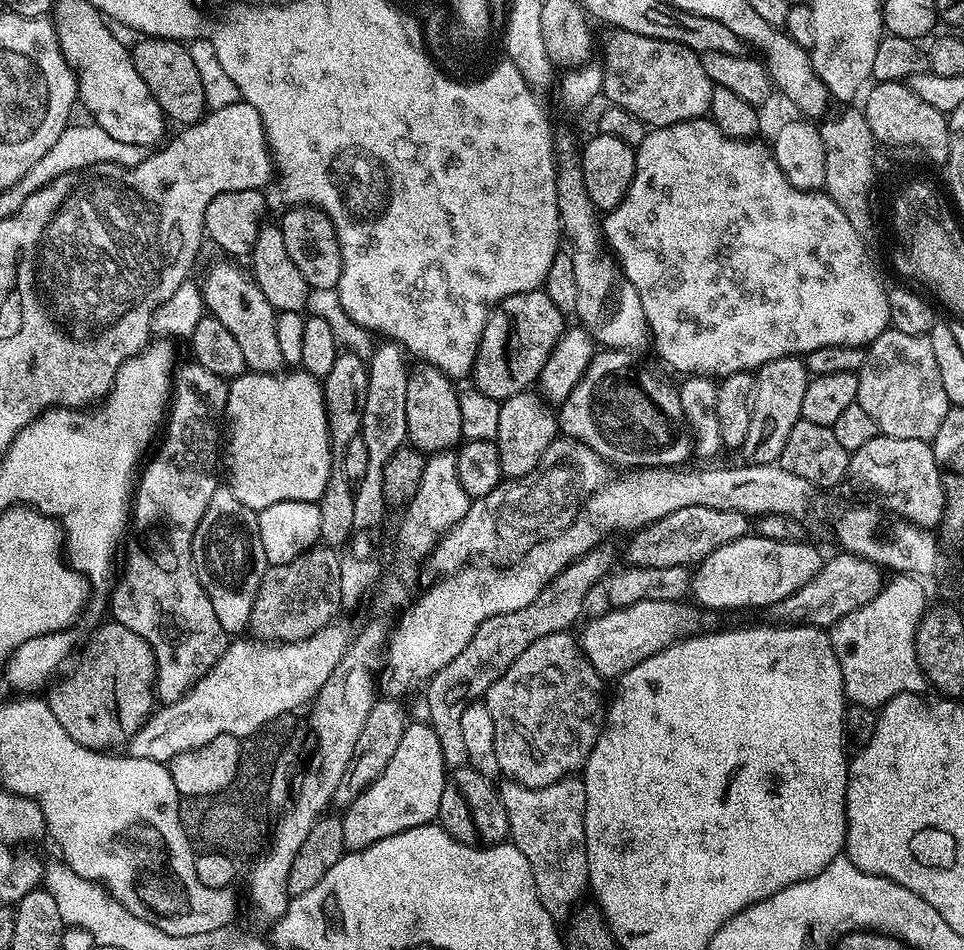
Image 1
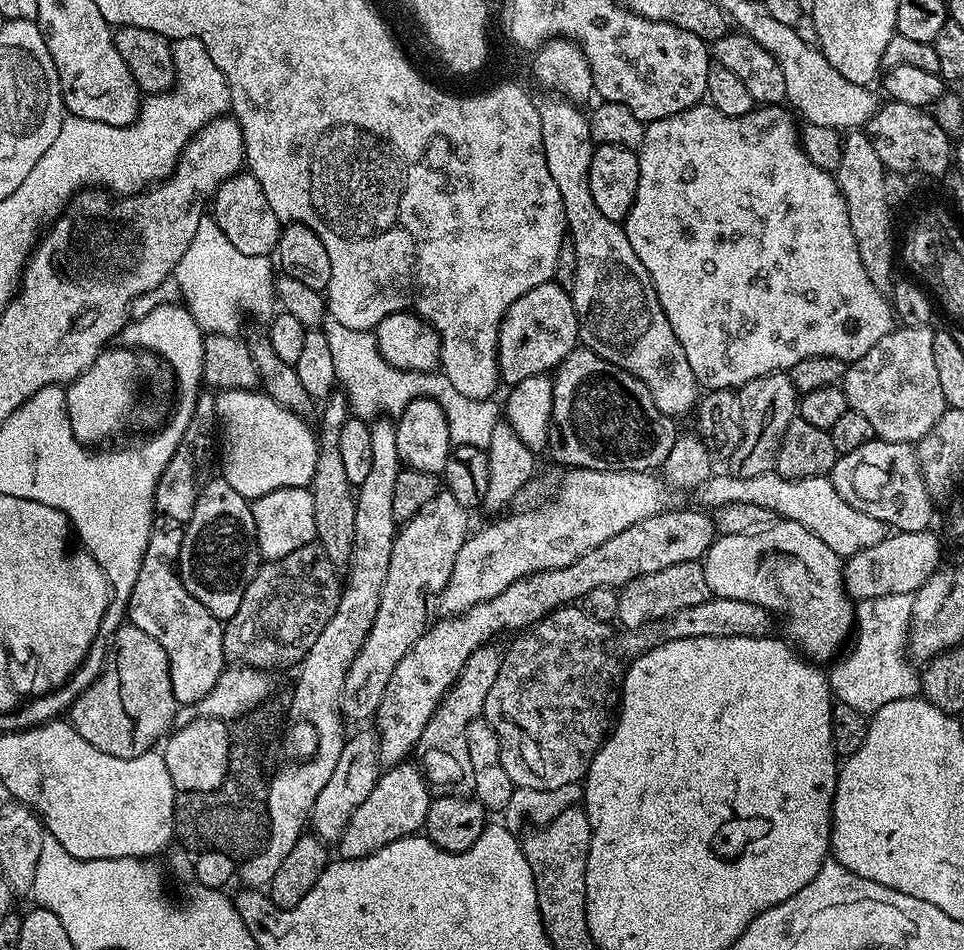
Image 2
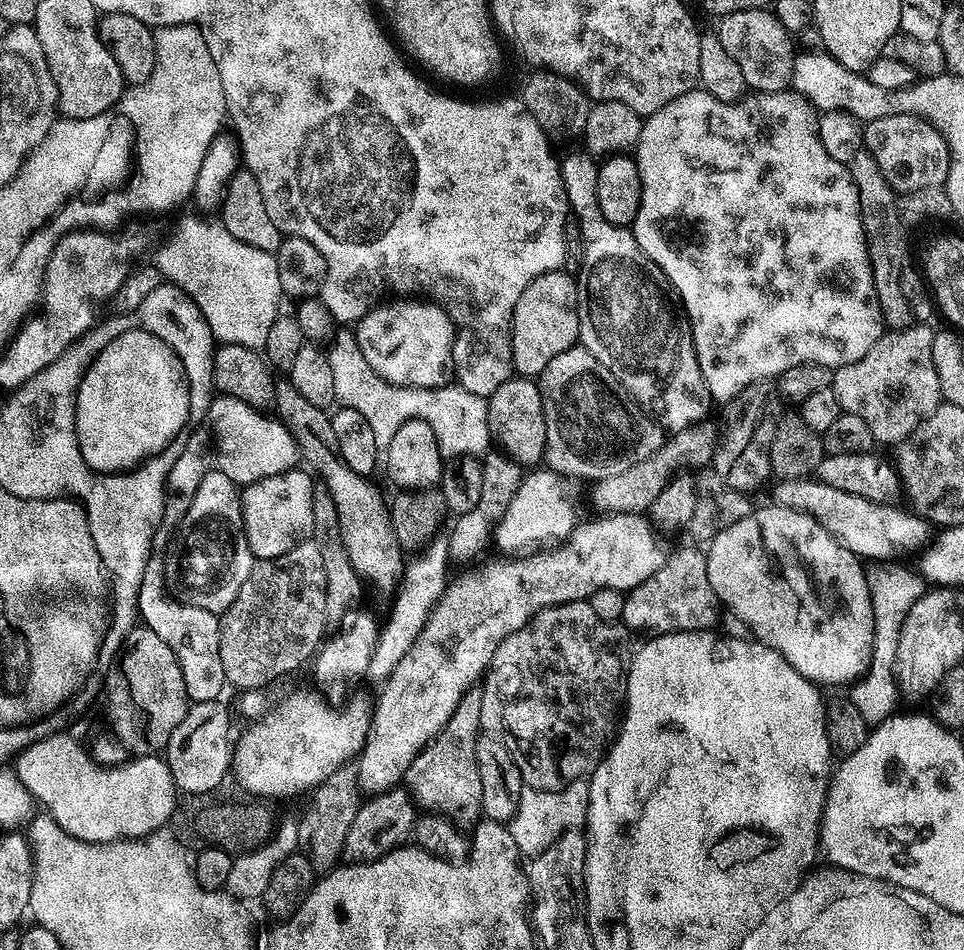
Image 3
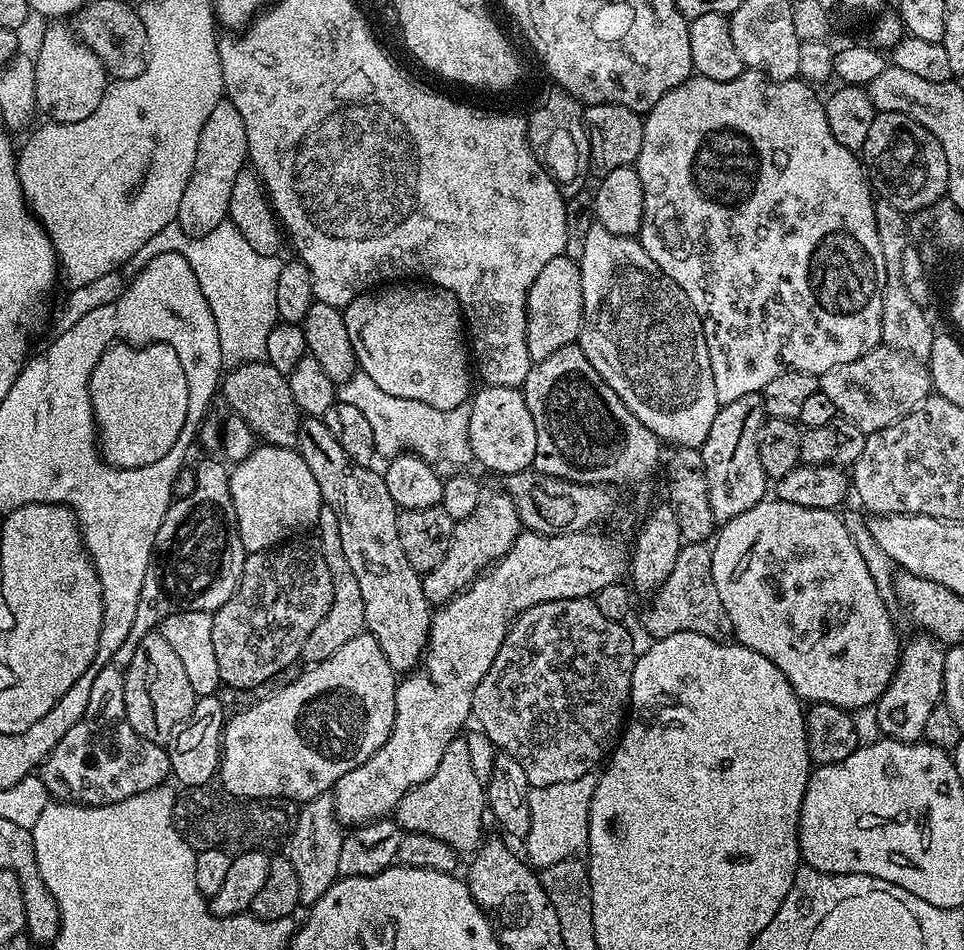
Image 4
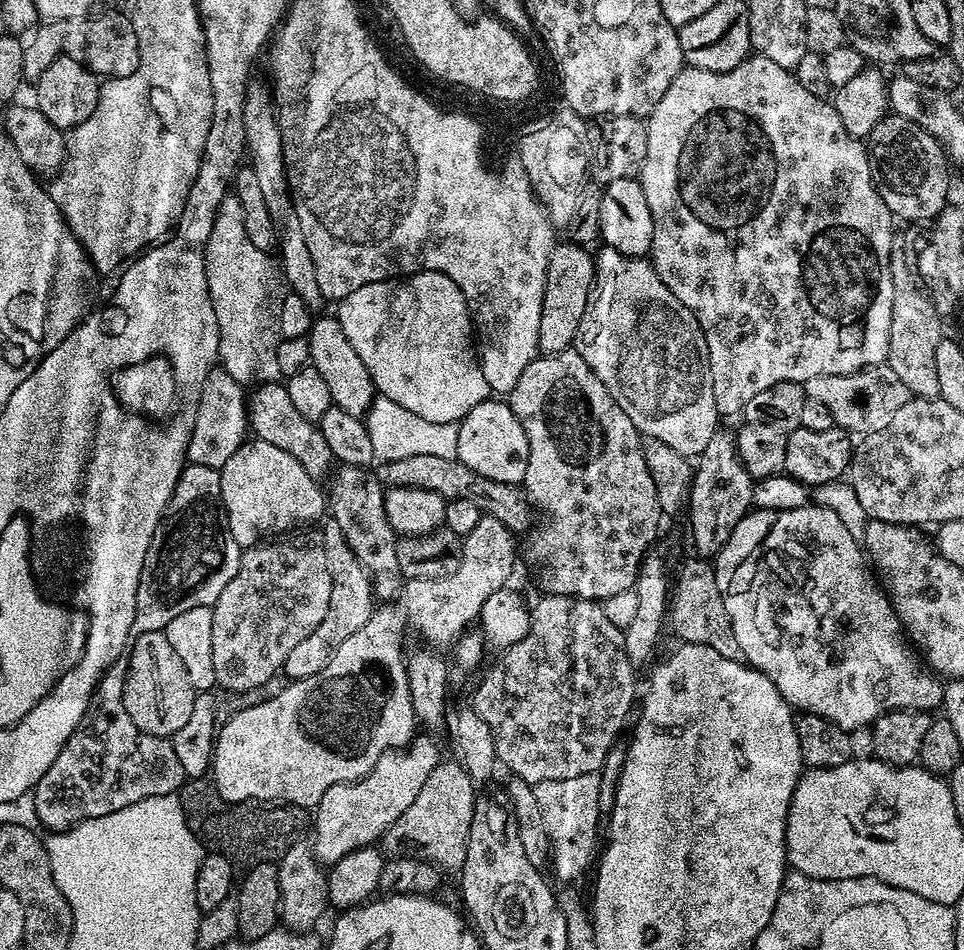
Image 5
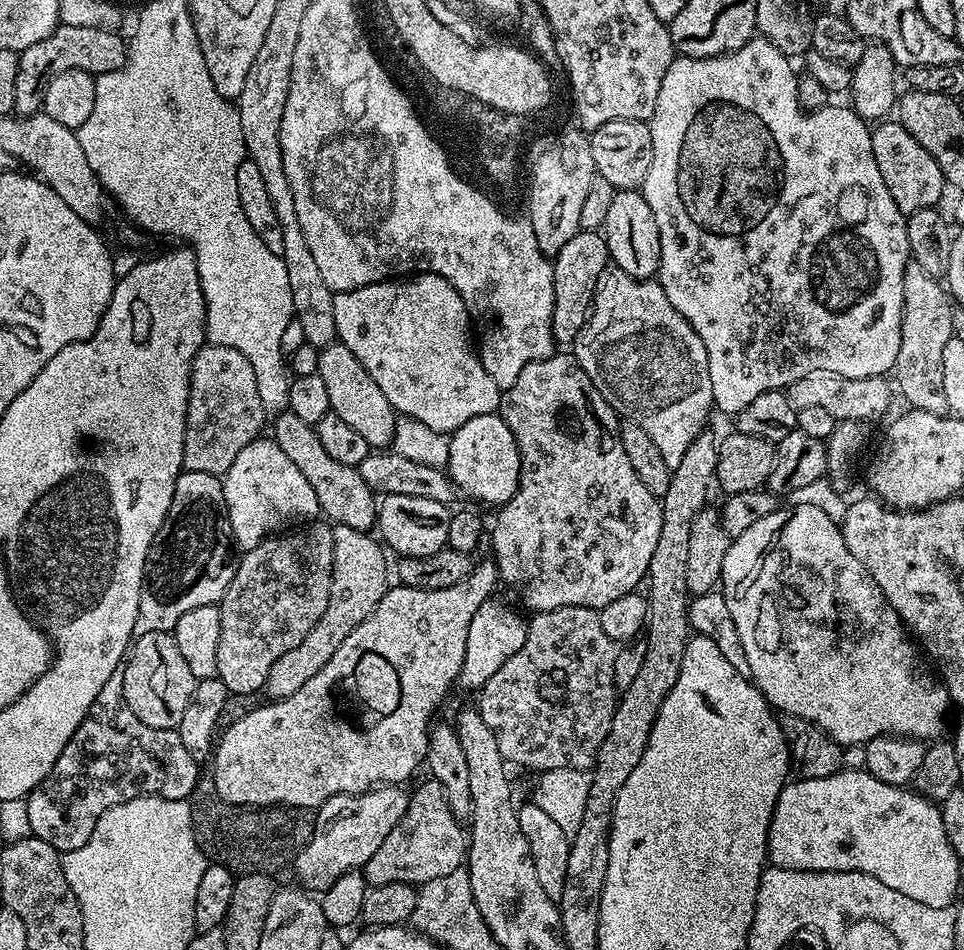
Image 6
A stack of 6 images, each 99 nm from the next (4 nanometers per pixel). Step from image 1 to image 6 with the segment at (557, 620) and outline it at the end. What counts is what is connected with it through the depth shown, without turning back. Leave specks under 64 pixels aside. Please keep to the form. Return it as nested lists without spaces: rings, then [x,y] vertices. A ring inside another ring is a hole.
[[[425,778],[416,789],[411,789],[406,814],[398,818],[398,826],[378,846],[374,858],[364,864],[364,879],[369,885],[401,880],[404,884],[419,886],[445,874],[454,874],[466,860],[466,832],[460,828],[463,828],[461,821],[450,810],[440,783]]]

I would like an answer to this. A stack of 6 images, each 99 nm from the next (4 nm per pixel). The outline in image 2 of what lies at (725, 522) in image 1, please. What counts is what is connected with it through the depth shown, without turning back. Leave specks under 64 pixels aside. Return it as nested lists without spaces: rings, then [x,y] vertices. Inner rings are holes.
[[[684,508],[681,512],[665,510],[657,516],[634,522],[620,534],[614,534],[602,546],[582,554],[578,562],[554,570],[536,572],[533,576],[524,576],[518,582],[506,586],[502,594],[484,600],[478,606],[461,612],[458,616],[440,618],[426,629],[406,650],[406,658],[394,666],[390,682],[386,682],[386,694],[374,717],[374,731],[380,738],[380,762],[384,766],[403,764],[416,750],[417,742],[426,730],[426,722],[440,705],[440,700],[452,689],[452,683],[462,674],[462,666],[482,645],[495,641],[499,632],[527,630],[549,612],[583,601],[590,590],[598,586],[621,589],[634,578],[642,574],[654,574],[674,566],[678,562],[700,560],[708,553],[708,547],[717,539],[718,531],[712,525],[707,511],[691,512]]]

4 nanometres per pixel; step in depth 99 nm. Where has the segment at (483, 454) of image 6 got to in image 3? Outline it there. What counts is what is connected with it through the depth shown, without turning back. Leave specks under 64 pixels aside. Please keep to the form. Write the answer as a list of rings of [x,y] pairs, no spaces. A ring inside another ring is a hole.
[[[513,378],[502,382],[494,394],[487,397],[488,426],[491,439],[498,443],[499,451],[521,466],[536,466],[544,459],[546,446],[546,418],[542,410],[540,386],[532,378]]]

